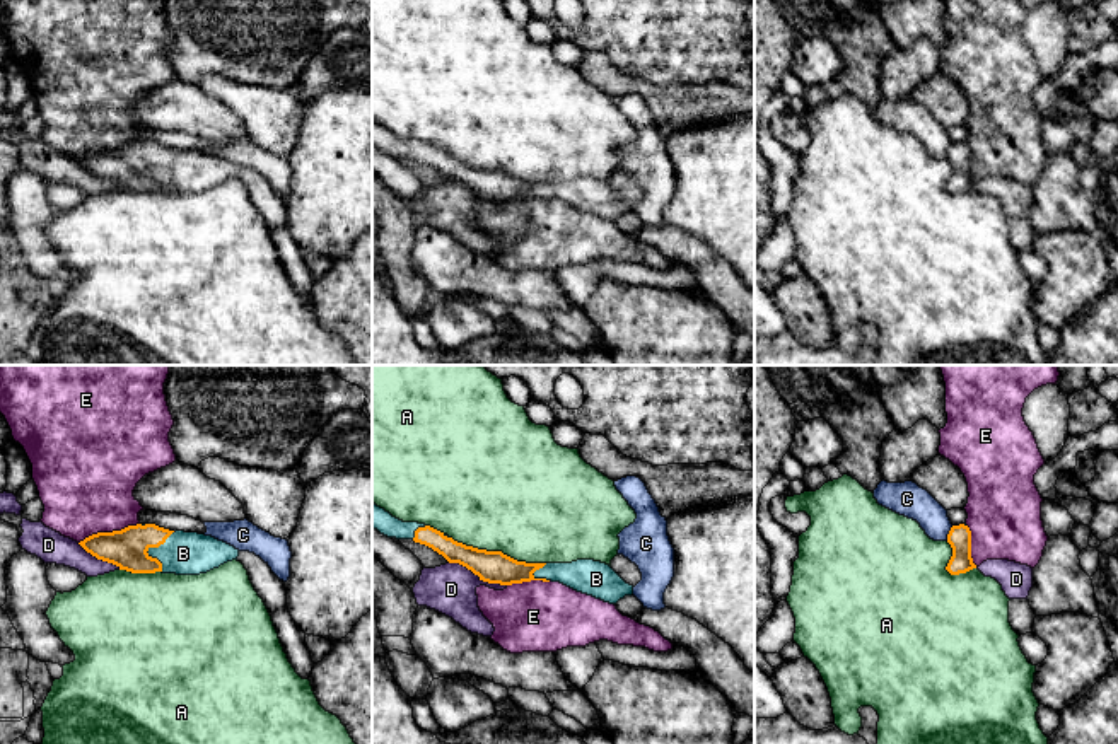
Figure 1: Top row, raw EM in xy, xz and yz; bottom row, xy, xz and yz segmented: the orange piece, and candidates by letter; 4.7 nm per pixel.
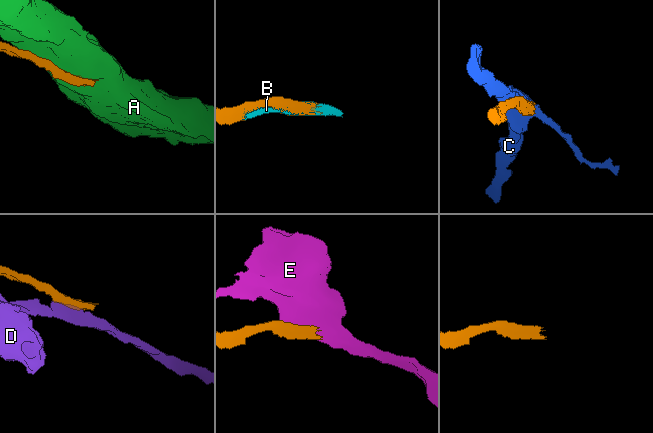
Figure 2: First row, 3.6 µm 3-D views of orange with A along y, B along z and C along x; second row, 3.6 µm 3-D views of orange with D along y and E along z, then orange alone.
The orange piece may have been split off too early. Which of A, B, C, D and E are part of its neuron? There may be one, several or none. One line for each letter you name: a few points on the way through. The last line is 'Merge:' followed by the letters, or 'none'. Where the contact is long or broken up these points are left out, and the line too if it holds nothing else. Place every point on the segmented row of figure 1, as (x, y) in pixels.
Merge: B

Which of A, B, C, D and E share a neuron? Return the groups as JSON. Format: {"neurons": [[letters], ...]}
{"neurons": [["A"], ["B"], ["C"], ["D"], ["E"]]}

